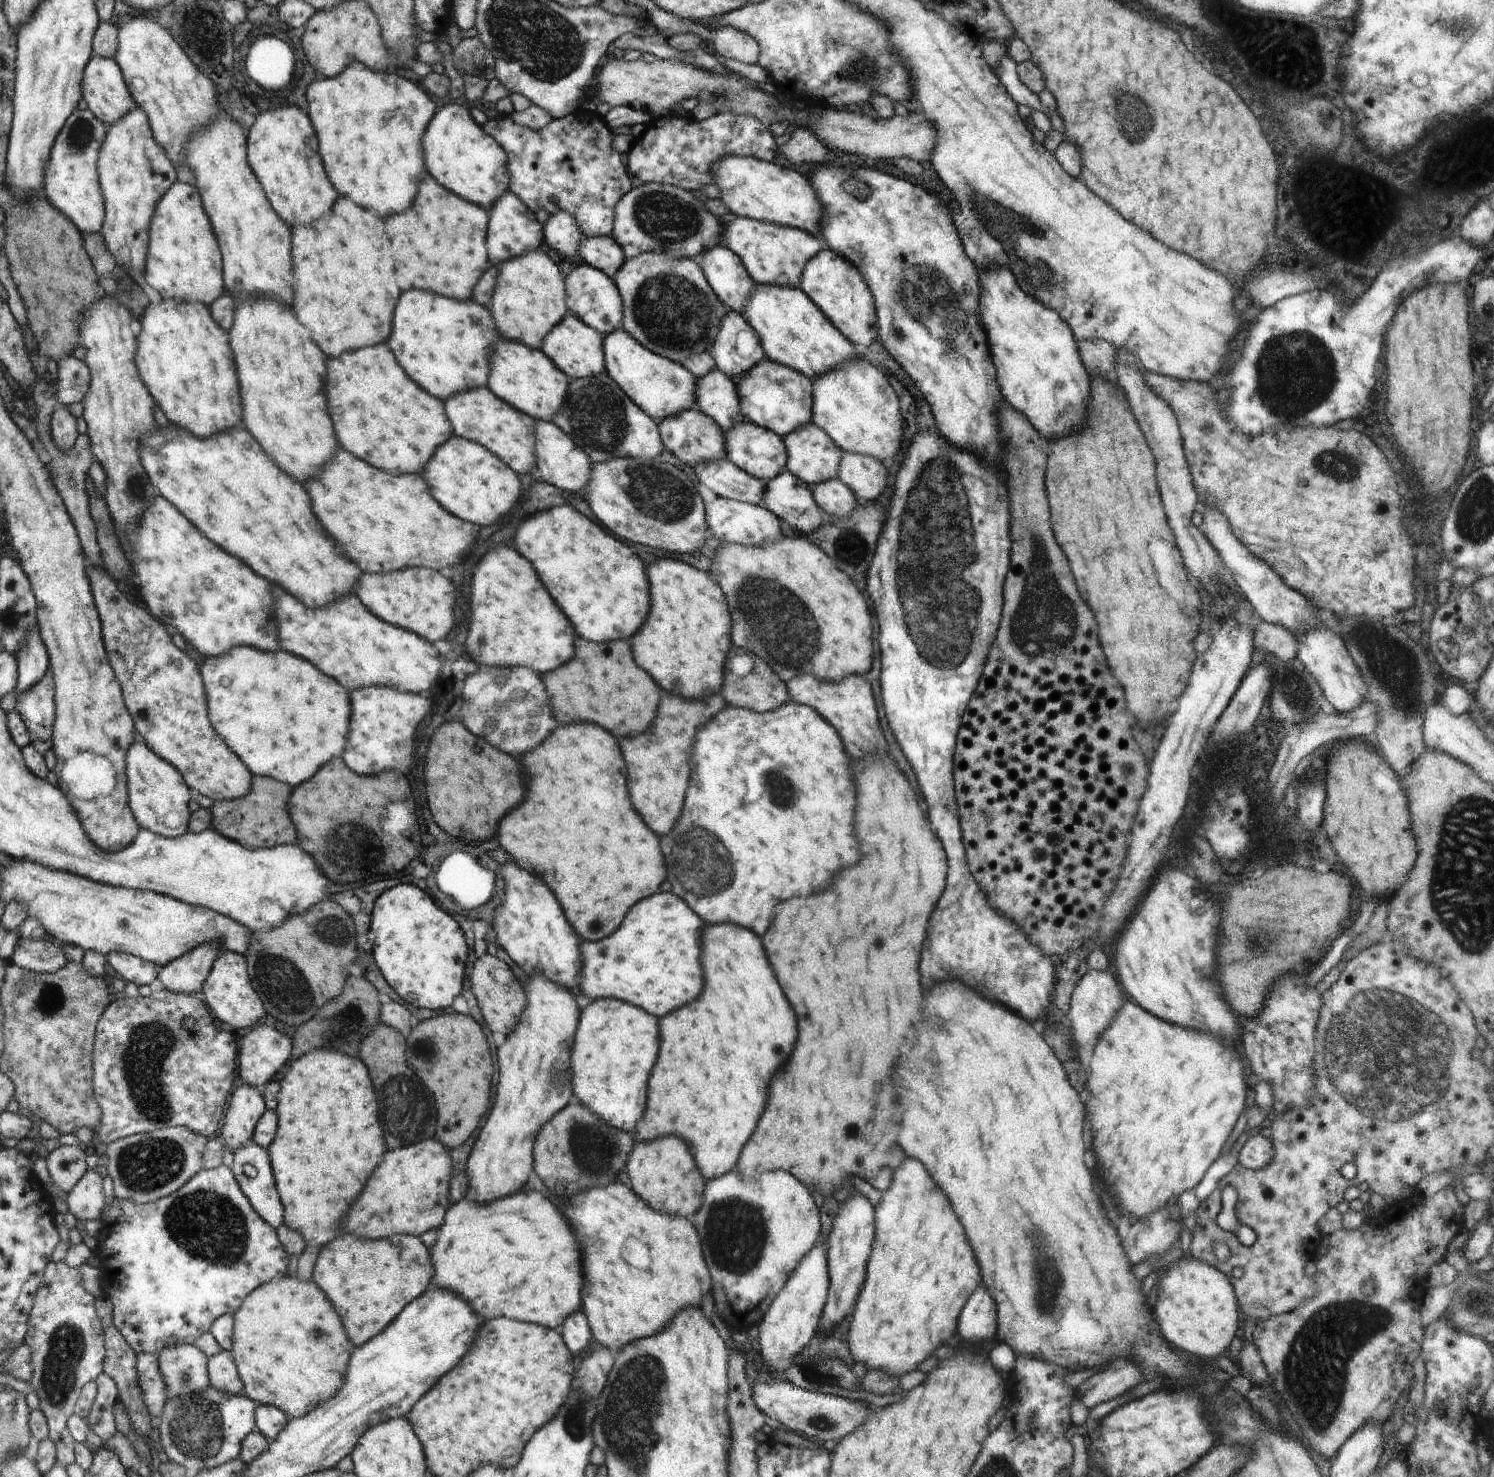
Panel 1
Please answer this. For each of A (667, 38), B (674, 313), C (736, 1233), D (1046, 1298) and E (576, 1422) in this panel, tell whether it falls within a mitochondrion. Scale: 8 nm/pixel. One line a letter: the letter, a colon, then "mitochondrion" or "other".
A: other
B: mitochondrion
C: mitochondrion
D: mitochondrion
E: mitochondrion

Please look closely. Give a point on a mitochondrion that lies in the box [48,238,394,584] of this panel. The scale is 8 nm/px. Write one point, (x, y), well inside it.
(135, 489)

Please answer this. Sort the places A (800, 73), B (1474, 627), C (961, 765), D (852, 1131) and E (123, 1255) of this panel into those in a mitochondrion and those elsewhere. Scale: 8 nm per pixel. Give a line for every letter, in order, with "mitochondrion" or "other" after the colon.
A: other
B: mitochondrion
C: other
D: other
E: other

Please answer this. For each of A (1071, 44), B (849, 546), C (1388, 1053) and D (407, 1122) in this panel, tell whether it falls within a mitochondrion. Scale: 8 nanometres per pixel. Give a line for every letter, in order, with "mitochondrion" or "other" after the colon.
A: other
B: mitochondrion
C: mitochondrion
D: mitochondrion

